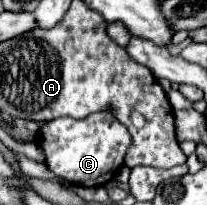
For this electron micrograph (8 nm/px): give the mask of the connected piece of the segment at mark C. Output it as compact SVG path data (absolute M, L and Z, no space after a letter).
M104 110L82 120L66 116L46 122L38 132L38 144L44 150L48 168L68 184L104 186L124 166L124 156L130 148L130 136L116 116L112 116L112 110Z

